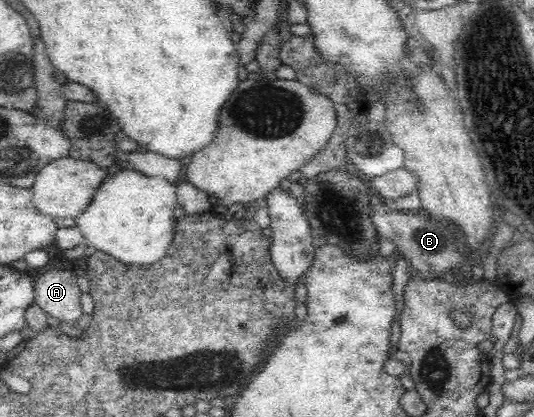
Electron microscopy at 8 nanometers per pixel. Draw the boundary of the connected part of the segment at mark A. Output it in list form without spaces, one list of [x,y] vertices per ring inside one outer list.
[[[70,270],[40,271],[36,280],[36,304],[49,316],[75,326],[84,315],[77,285],[78,273]]]

